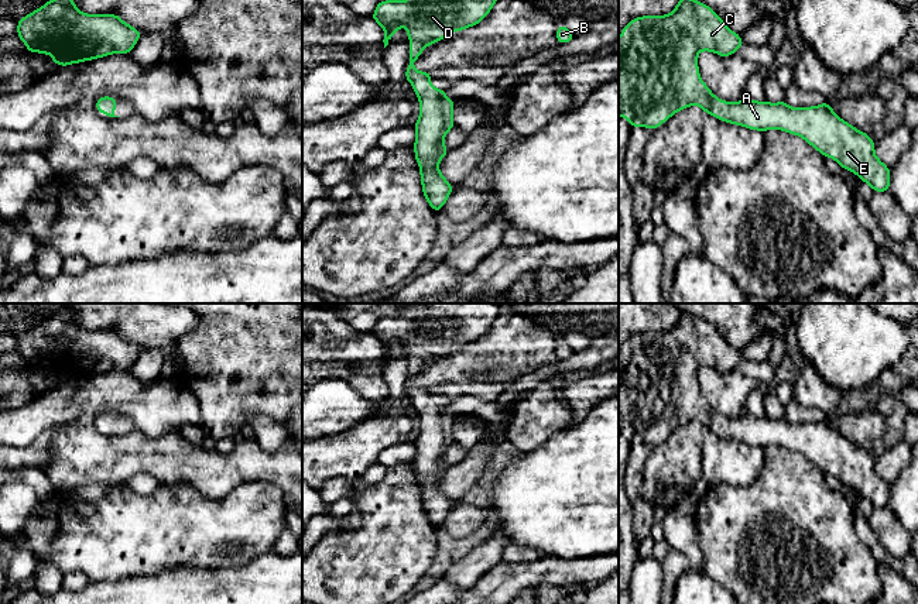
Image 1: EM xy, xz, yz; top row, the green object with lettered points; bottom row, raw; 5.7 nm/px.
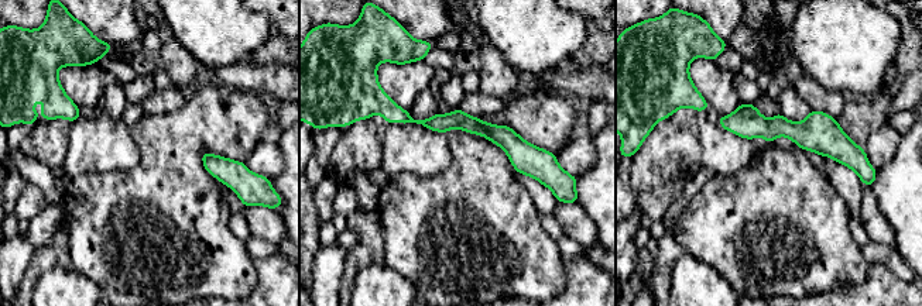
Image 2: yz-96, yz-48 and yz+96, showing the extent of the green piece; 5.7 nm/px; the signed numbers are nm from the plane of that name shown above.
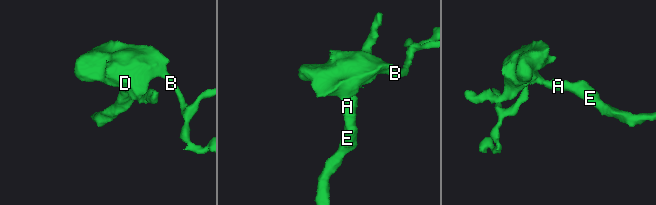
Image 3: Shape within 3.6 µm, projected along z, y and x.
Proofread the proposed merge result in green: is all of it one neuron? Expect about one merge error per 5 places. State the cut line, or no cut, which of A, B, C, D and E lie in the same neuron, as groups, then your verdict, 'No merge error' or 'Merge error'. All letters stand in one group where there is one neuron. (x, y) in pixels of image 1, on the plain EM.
No split. Groups: A B C D E. No merge error

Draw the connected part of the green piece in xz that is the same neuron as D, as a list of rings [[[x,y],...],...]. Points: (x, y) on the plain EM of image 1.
[[[411,303],[407,318],[378,318],[370,333],[386,347],[384,364],[403,339],[408,357],[412,358],[405,395],[414,401],[412,406],[421,423],[419,435],[414,440],[414,467],[424,512],[435,529],[442,525],[453,505],[438,480],[449,467],[443,453],[455,443],[455,418],[446,413],[445,406],[432,404],[431,388],[418,388],[414,377],[421,373],[424,363],[445,356],[453,347],[479,340],[497,316],[497,303]]]

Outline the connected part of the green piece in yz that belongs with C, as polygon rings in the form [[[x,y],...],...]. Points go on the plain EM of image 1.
[[[681,312],[675,326],[667,332],[644,332],[631,336],[619,354],[619,432],[626,433],[633,445],[655,446],[675,428],[699,421],[705,429],[726,439],[764,449],[777,445],[799,452],[823,473],[830,473],[842,484],[853,487],[874,508],[887,508],[890,484],[876,473],[874,456],[843,437],[828,418],[804,425],[794,425],[784,416],[768,419],[746,415],[729,419],[709,406],[699,392],[698,368],[712,367],[729,373],[741,361],[740,351],[730,347],[710,323],[685,312]]]

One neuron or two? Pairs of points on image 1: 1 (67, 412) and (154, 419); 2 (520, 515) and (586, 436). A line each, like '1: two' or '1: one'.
1: one
2: one

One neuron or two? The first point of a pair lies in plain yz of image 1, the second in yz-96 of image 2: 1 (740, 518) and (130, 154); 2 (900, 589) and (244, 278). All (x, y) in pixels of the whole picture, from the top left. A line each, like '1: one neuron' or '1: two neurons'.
1: two neurons
2: two neurons

